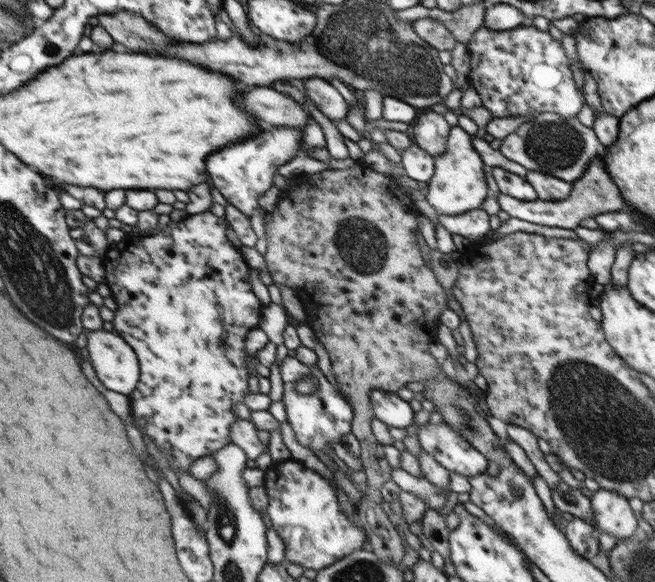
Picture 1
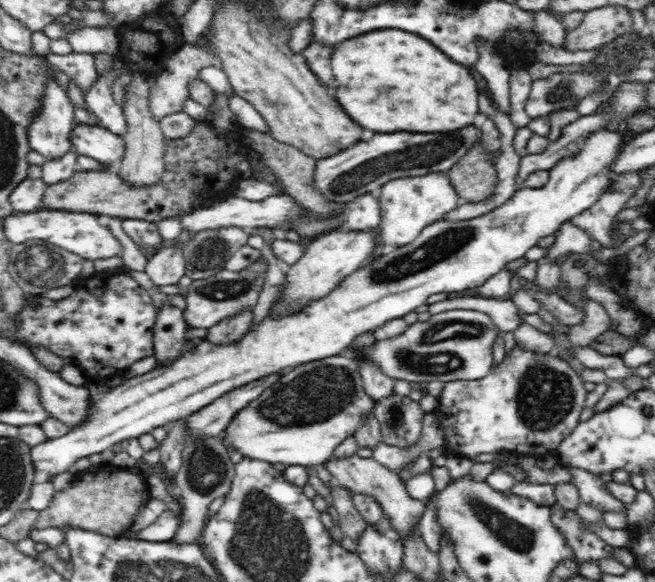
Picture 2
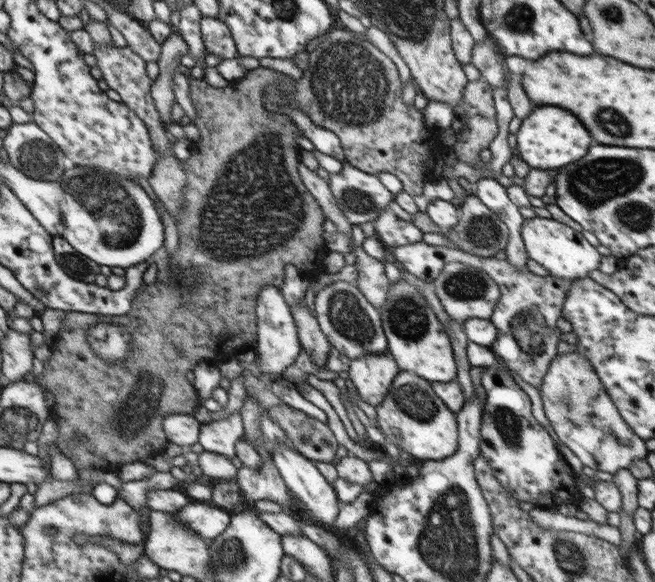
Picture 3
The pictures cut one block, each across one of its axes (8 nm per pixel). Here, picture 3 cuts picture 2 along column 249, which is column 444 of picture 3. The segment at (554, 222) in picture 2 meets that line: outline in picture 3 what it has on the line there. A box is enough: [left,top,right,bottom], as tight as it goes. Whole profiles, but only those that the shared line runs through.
[379,279,457,383]

